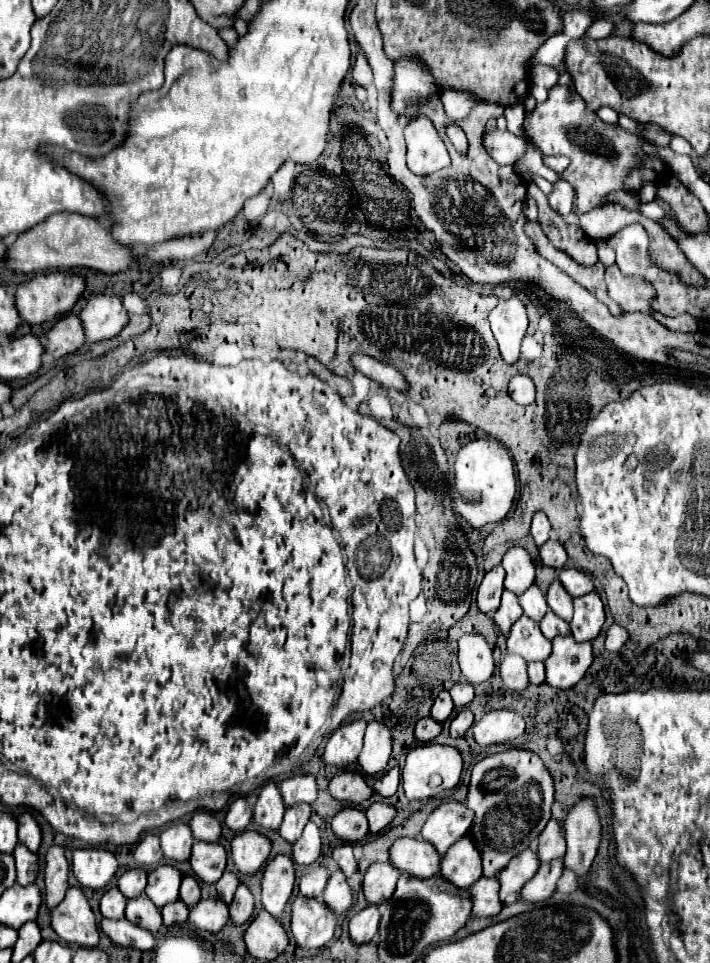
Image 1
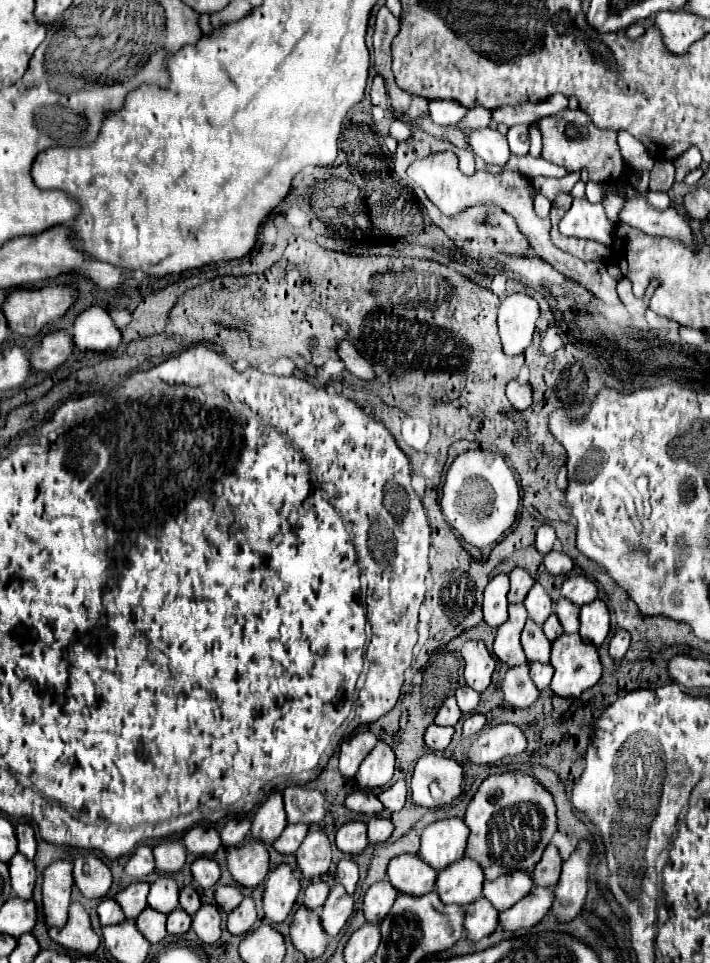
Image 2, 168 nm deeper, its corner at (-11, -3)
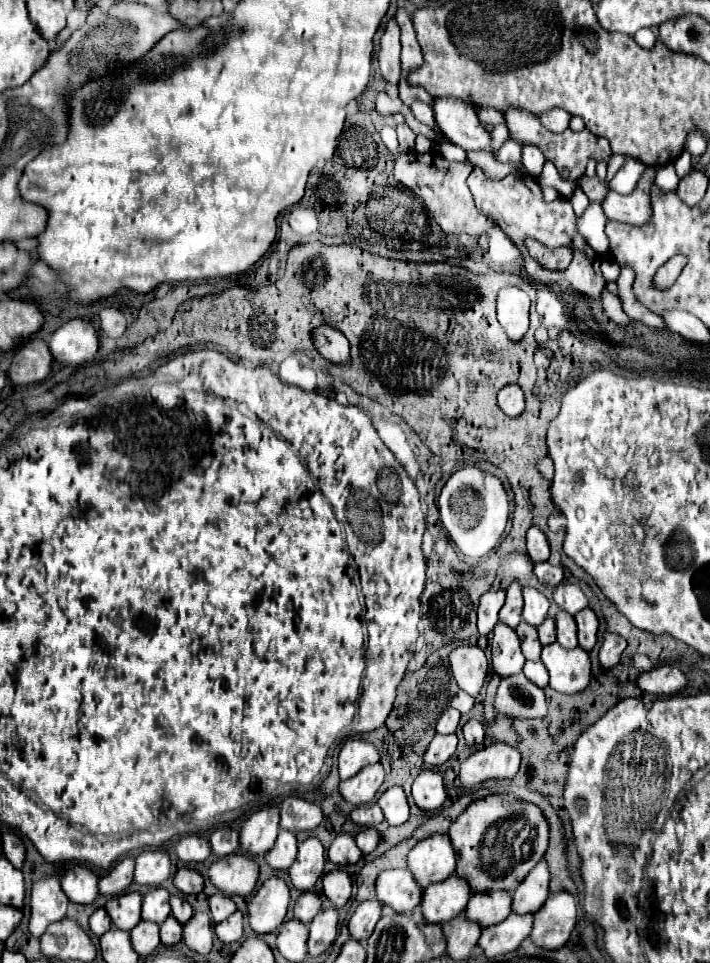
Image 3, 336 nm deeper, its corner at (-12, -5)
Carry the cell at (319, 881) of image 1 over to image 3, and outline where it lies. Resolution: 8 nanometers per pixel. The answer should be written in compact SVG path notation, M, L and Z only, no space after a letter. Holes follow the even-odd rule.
M303 892L297 902L295 902L295 908L293 908L293 916L299 920L299 922L311 922L317 912L321 908L321 898L317 892Z

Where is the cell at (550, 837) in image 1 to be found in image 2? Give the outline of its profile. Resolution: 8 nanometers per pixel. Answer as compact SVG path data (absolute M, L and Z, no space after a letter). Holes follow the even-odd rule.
M548 844L544 856L540 858L540 864L536 864L534 868L534 884L554 886L560 878L560 870L562 870L562 856L554 844Z

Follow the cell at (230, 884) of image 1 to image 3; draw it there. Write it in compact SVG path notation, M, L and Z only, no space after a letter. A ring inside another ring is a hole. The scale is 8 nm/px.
M215 894L209 898L209 904L211 904L211 920L217 924L217 922L223 922L225 918L229 918L237 906L233 904L233 900L225 894Z

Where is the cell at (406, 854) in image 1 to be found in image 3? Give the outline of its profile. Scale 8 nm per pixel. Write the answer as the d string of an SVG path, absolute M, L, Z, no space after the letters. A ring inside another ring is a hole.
M389 870L379 874L375 896L383 906L393 908L397 914L407 914L419 906L421 888L413 882L413 876L407 870Z

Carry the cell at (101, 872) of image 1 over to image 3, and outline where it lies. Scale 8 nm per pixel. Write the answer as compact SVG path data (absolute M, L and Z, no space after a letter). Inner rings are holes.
M75 866L63 876L61 888L65 890L65 896L71 902L91 904L97 898L97 880L99 878L89 868Z

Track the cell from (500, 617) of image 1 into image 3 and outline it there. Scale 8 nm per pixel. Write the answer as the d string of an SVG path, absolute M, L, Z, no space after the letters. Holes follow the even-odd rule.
M497 624L493 630L493 640L491 640L491 666L493 672L501 678L517 674L523 670L525 656L519 648L519 638L515 630L509 630L509 626Z

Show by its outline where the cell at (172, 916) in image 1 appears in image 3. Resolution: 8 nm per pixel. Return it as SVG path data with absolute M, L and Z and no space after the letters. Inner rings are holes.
M169 916L169 918L159 926L161 944L173 946L173 944L181 942L181 930L183 930L183 926L181 926L179 922L173 922L173 916Z

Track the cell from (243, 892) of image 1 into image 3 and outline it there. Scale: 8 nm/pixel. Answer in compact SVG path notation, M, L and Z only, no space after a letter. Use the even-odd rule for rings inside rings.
M235 912L225 922L215 924L215 934L223 944L231 944L231 942L239 940L243 934L243 914Z

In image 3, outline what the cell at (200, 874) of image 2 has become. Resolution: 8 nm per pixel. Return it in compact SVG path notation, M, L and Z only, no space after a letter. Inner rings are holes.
M179 868L173 878L173 884L183 894L199 894L203 890L203 876L193 868Z

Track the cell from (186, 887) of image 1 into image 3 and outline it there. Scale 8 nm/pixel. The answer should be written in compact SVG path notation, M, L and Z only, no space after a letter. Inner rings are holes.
M171 896L171 916L173 916L177 922L185 924L185 922L191 918L191 914L193 914L193 910L191 910L191 906L189 906L187 900L183 900L183 898L179 898L179 896Z

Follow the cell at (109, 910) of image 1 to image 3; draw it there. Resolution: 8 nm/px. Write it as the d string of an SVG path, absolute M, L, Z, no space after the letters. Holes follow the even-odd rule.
M97 908L93 912L93 916L89 918L89 928L91 928L91 932L95 936L103 936L111 928L111 922L109 922L109 918L105 914L105 908Z

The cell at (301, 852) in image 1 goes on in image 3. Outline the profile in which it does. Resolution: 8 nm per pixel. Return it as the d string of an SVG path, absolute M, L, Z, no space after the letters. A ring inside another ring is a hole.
M307 838L299 844L299 852L297 858L293 862L293 866L289 868L289 878L291 884L297 890L311 890L317 880L323 874L323 866L325 866L325 850L319 842L319 838Z

